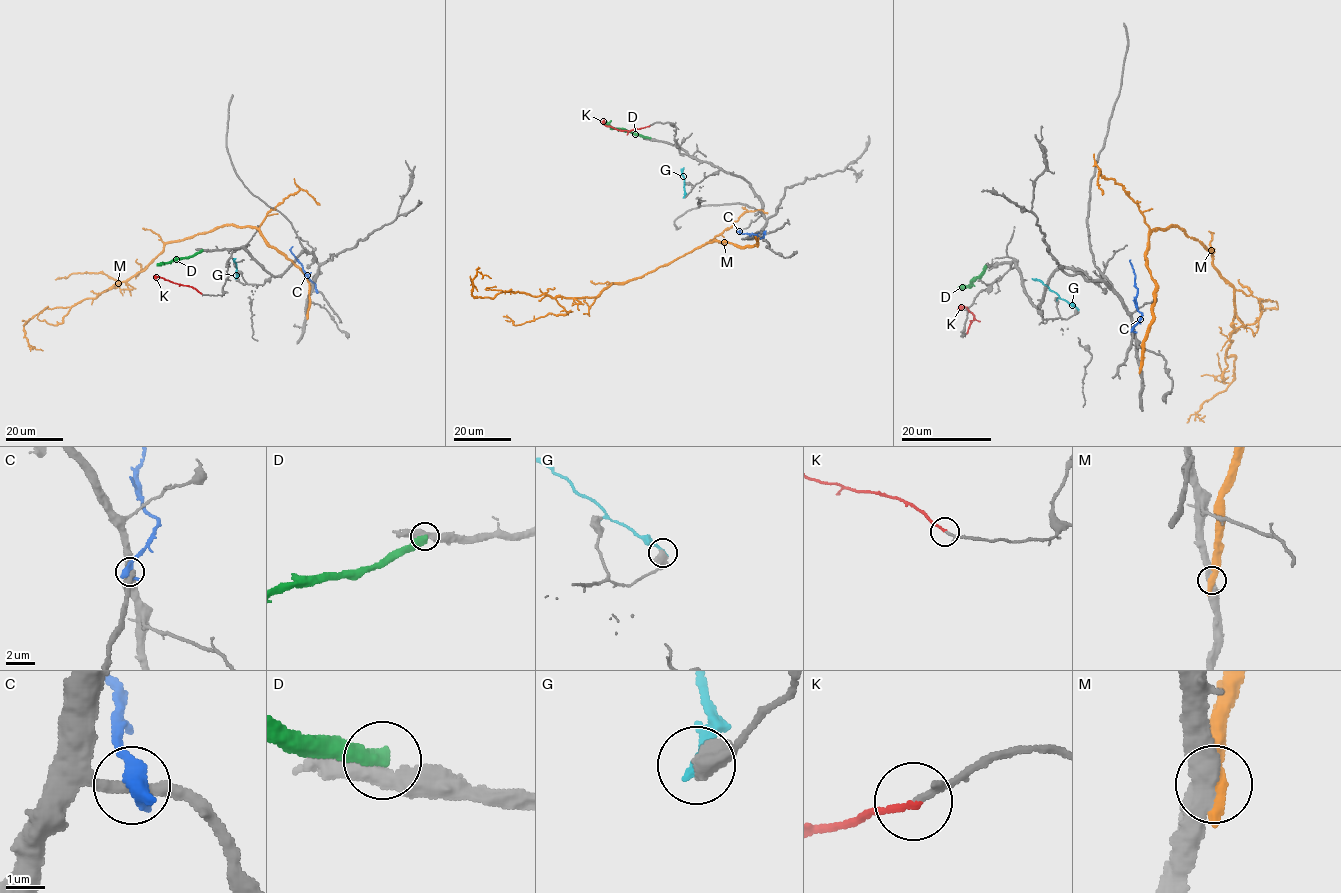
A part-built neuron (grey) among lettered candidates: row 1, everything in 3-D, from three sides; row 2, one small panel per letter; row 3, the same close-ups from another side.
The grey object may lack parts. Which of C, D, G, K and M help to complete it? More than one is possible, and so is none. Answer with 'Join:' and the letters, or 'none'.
Join: K

